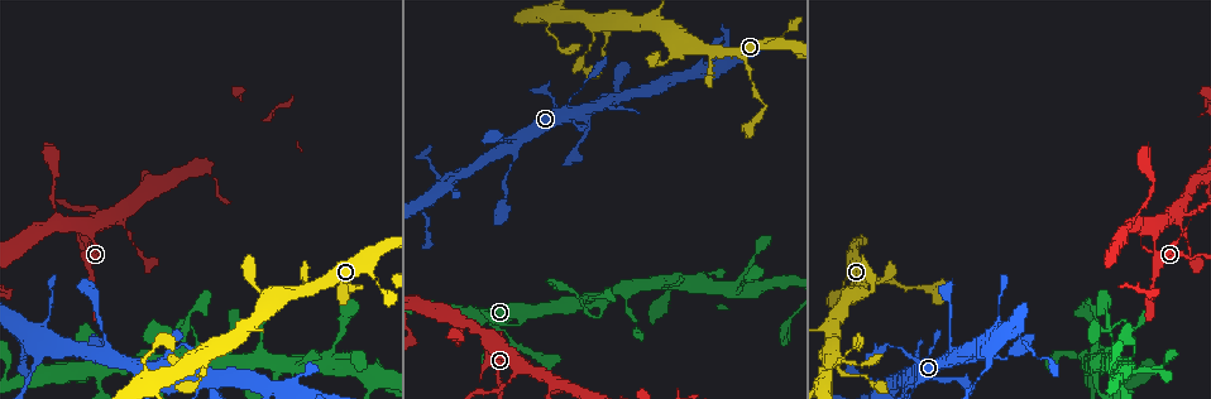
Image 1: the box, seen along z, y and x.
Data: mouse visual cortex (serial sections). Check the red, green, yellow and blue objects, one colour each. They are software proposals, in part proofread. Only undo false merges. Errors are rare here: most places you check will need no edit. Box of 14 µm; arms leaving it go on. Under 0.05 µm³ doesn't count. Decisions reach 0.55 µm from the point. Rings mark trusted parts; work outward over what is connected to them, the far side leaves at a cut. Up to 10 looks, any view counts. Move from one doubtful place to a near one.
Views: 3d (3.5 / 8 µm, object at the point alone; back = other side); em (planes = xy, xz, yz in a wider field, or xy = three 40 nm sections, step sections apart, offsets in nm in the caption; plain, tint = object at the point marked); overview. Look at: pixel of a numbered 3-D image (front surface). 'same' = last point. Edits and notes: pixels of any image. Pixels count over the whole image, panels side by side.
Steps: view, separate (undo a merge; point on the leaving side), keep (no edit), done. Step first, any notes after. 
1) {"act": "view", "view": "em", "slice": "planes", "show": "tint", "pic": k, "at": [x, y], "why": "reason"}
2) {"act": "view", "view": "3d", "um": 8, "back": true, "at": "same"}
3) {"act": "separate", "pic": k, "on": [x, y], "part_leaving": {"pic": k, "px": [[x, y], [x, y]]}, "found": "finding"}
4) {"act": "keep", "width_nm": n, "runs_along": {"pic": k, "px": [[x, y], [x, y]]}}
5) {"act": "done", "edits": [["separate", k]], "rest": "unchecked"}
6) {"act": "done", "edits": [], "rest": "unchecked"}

{"act": "view", "view": "3d", "um": 3.5, "pic": 1, "at": [858, 343], "why": "abrupt turn"}

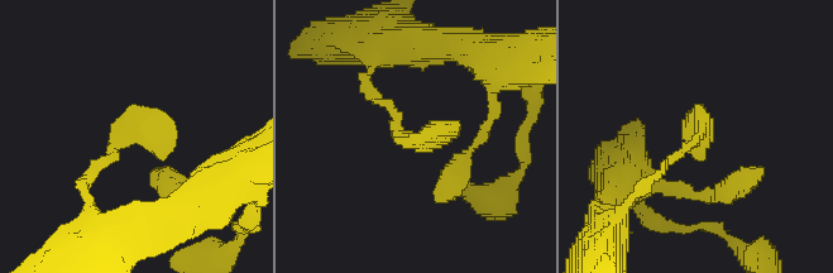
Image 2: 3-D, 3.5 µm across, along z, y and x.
{"act": "view", "view": "em", "slice": "planes", "show": "tint", "pic": 2, "at": [705, 129], "why": "now the EM"}

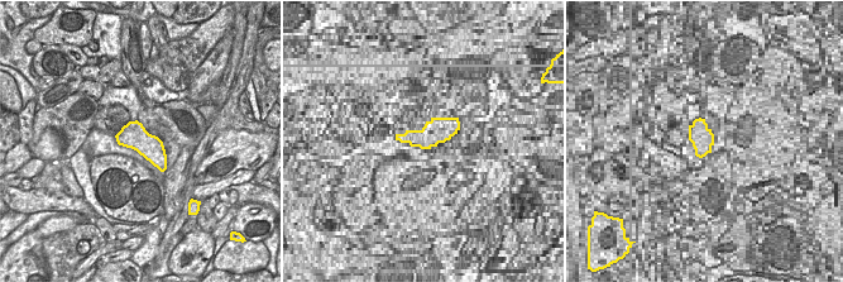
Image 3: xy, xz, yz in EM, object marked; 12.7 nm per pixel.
{"act": "keep", "runs_along": {"pic": 2, "px": [[370, 92], [413, 142], [456, 134]]}, "found": "continuous, no second cell"}

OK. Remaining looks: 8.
{"act": "view", "view": "3d", "um": 8, "pic": 1, "at": [275, 374], "why": "looks like a crossing"}

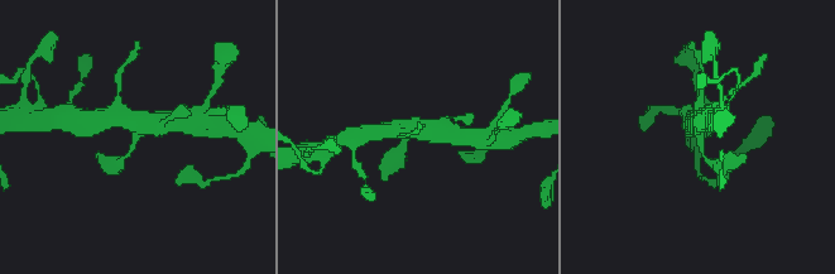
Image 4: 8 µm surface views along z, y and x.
{"act": "view", "view": "3d", "um": 3.5, "pic": 4, "at": [135, 129]}

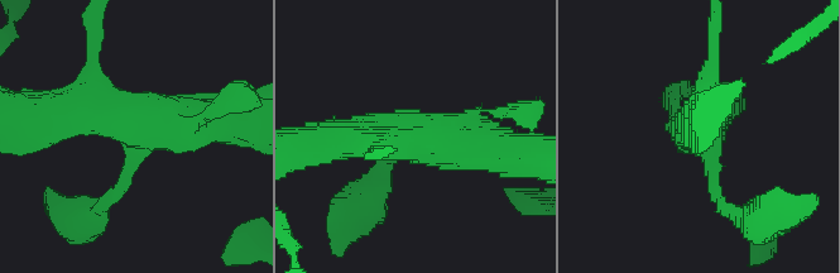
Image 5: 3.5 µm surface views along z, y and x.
{"act": "view", "view": "em", "slice": "xy", "step": 2, "show": "tint", "pic": 5, "at": [133, 142]}

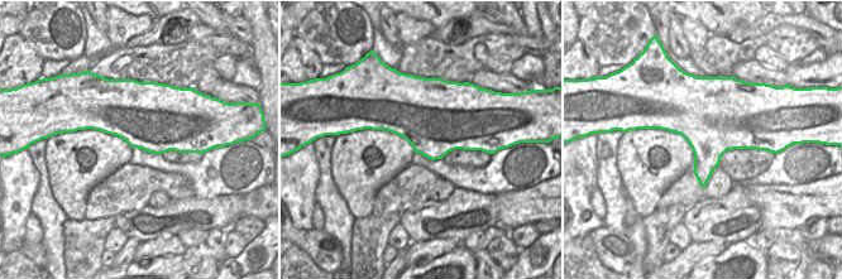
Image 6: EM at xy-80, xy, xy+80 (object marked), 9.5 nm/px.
{"act": "keep", "runs_along": {"pic": 5, "px": [[330, 140], [450, 140], [508, 149]]}, "found": "all the same cell"}

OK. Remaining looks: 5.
{"act": "view", "view": "3d", "um": 3.5, "back": true, "pic": 1, "at": [184, 319], "why": "sharp bend"}

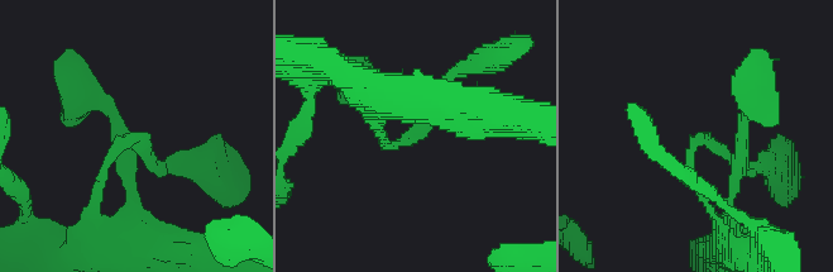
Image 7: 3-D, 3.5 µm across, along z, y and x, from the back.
{"act": "view", "view": "em", "slice": "xy", "step": 1, "show": "tint", "pic": 7, "at": [410, 135], "arm_widths_nm": [150, 150]}

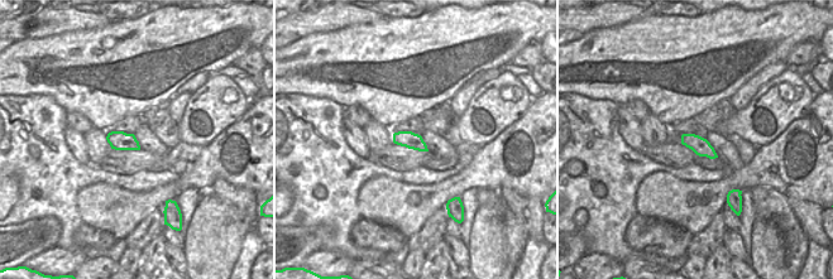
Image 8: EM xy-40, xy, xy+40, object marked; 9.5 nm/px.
{"act": "view", "view": "em", "slice": "planes", "show": "tint", "at": "same"}

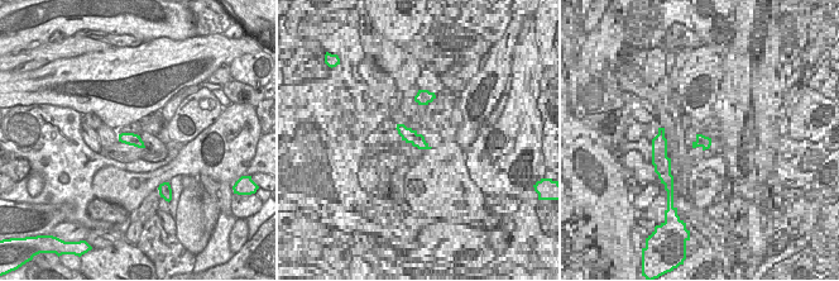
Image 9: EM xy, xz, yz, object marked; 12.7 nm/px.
{"act": "keep", "runs_along": {"pic": 7, "px": [[377, 125], [450, 77]]}, "found": "all the same cell"}

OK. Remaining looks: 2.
{"act": "done", "edits": [], "rest": "unchecked"}

